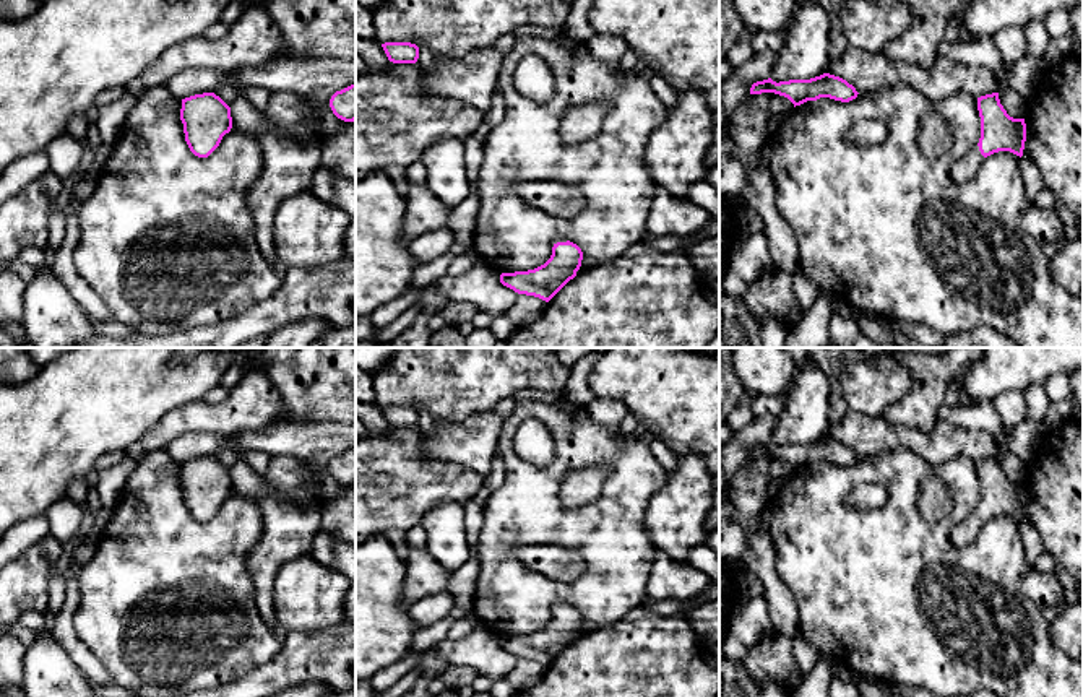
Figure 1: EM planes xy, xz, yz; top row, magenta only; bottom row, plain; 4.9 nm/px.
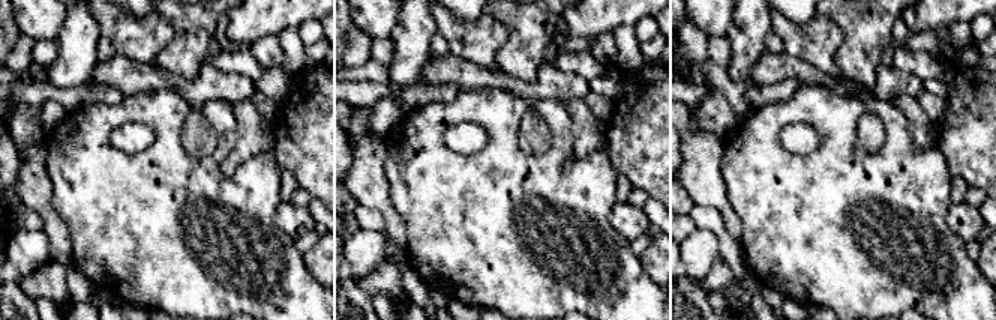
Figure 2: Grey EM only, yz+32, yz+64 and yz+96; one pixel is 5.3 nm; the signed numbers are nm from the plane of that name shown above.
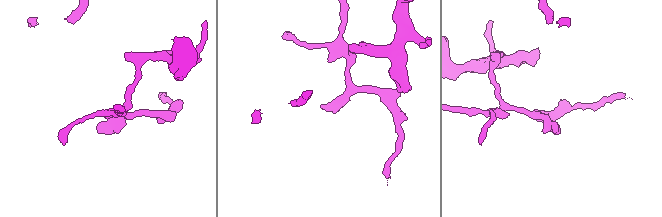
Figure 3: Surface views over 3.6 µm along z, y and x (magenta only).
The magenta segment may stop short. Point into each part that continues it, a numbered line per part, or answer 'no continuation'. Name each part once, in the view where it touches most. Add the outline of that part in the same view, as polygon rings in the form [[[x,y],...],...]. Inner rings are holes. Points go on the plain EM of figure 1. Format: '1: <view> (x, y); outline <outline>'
1: yz (965, 533); outline [[[976,509],[963,523],[953,526],[951,530],[951,543],[955,548],[963,548],[971,544],[977,533],[981,531],[984,520]]]

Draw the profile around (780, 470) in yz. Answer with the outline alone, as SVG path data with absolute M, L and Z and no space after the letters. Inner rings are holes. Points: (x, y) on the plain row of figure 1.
M776 458L771 463L768 478L770 481L786 481L792 476L792 473L794 473L794 468L787 461Z

